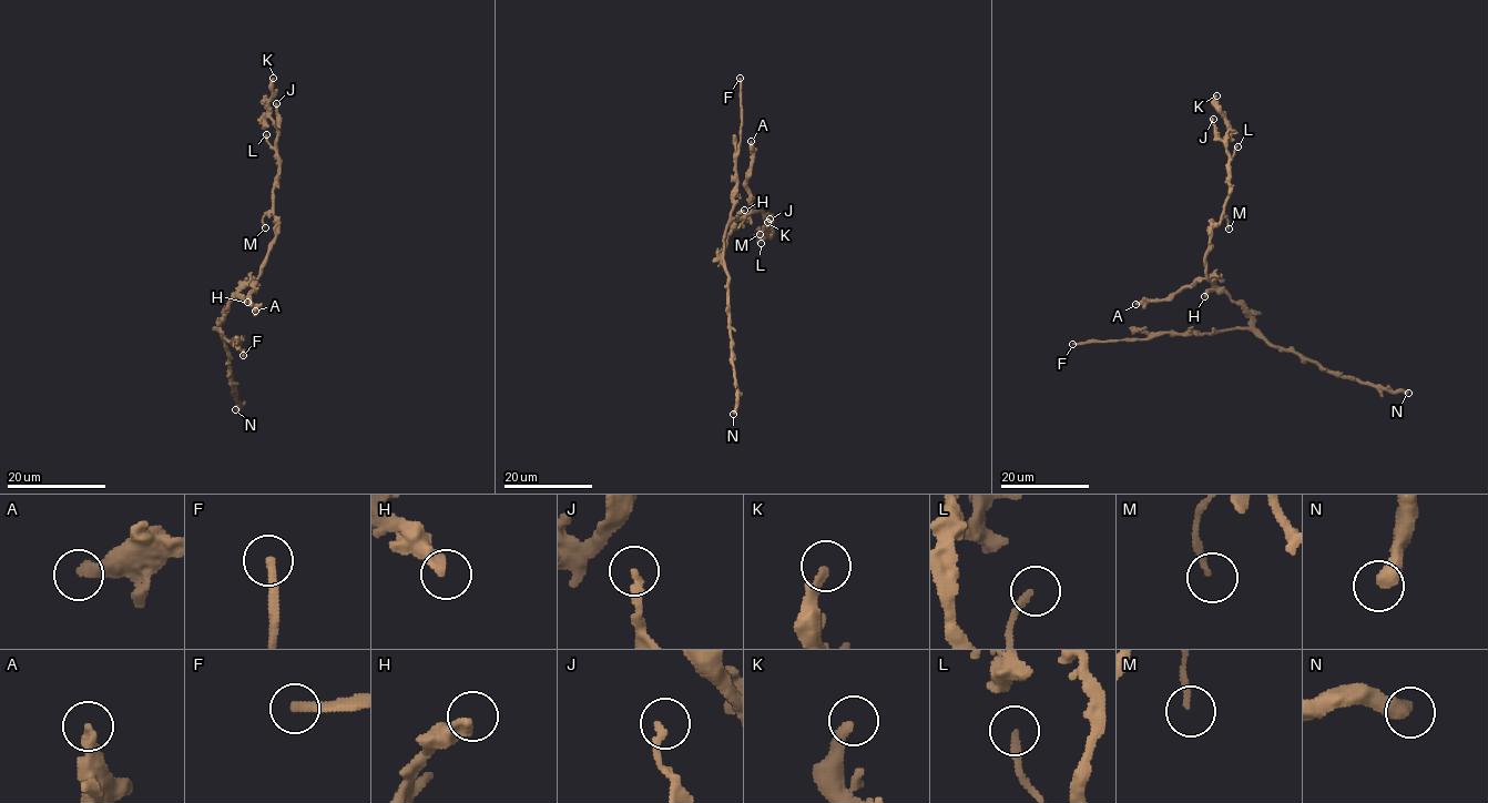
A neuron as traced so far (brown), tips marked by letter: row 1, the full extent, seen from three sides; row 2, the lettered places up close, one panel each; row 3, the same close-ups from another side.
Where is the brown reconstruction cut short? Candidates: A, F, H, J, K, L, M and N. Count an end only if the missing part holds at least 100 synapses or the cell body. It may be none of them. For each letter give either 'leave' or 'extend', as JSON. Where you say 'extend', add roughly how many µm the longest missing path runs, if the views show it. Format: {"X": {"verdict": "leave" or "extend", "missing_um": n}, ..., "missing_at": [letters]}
{"A": {"verdict": "leave"}, "F": {"verdict": "extend", "missing_um": 50}, "H": {"verdict": "leave"}, "J": {"verdict": "leave"}, "K": {"verdict": "leave"}, "L": {"verdict": "leave"}, "M": {"verdict": "leave"}, "N": {"verdict": "leave"}, "missing_at": ["F"]}

